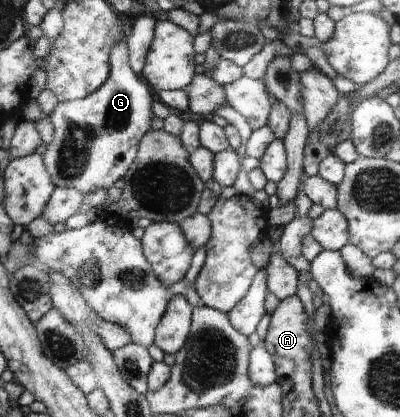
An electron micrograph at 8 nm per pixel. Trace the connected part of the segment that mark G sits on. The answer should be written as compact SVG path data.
M125 38L117 42L117 46L113 48L112 75L108 82L87 99L60 103L51 115L56 126L55 140L47 146L44 158L56 186L72 186L83 190L83 194L90 195L113 188L119 180L125 179L140 155L140 144L147 130L151 128L151 120L153 120L151 104L153 104L153 98L151 98L149 86L145 84L144 77L140 77L133 68L130 44Z

